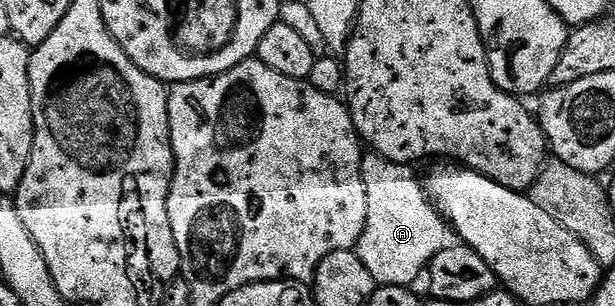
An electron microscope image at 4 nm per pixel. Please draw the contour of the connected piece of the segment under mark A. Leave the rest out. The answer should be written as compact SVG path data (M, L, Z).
M373 152L362 159L362 175L368 192L368 220L356 252L378 286L413 287L413 282L427 273L430 262L440 251L460 242L449 222L430 201L423 179L418 179L414 170L413 165L393 162Z

